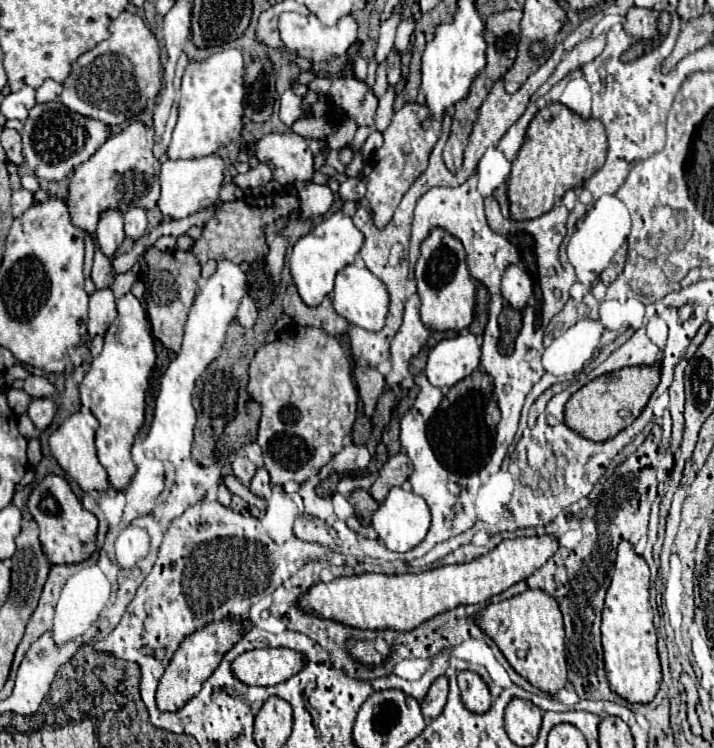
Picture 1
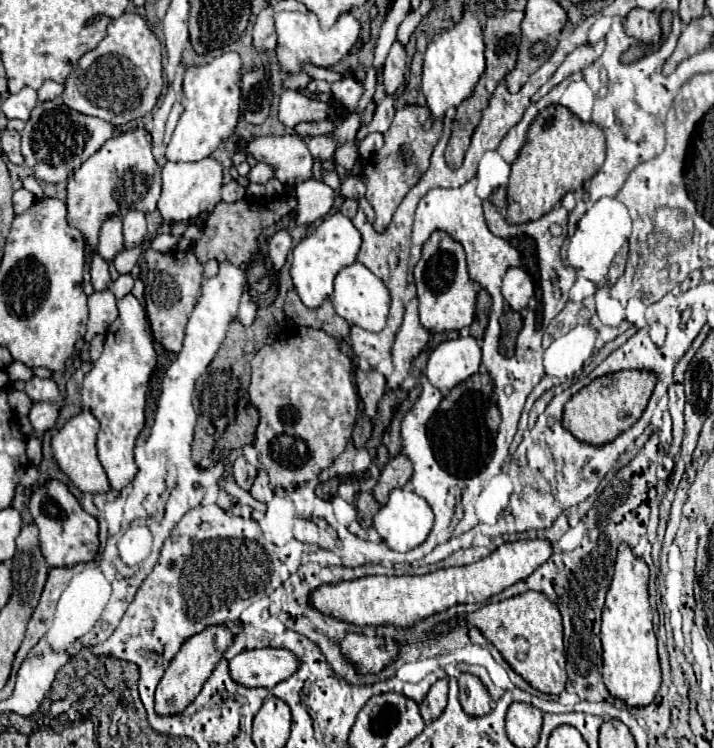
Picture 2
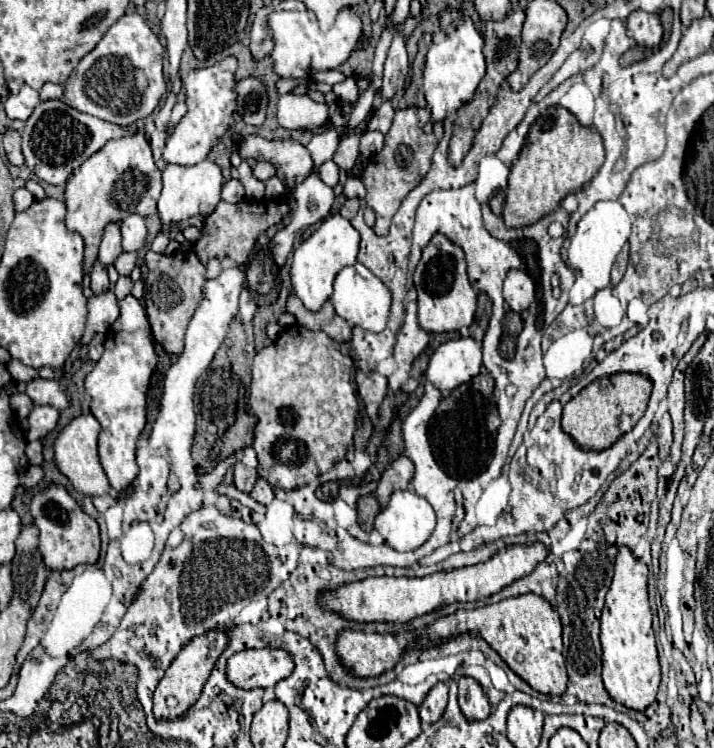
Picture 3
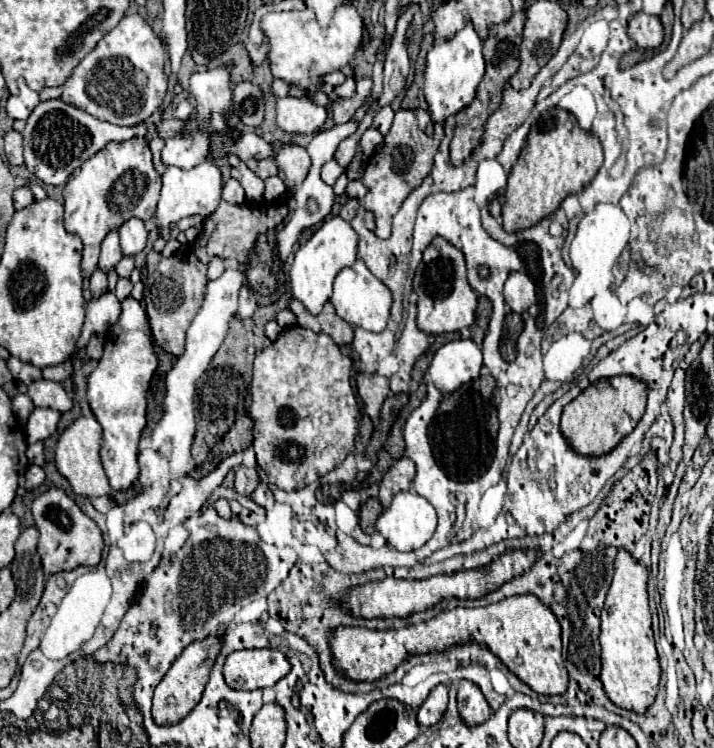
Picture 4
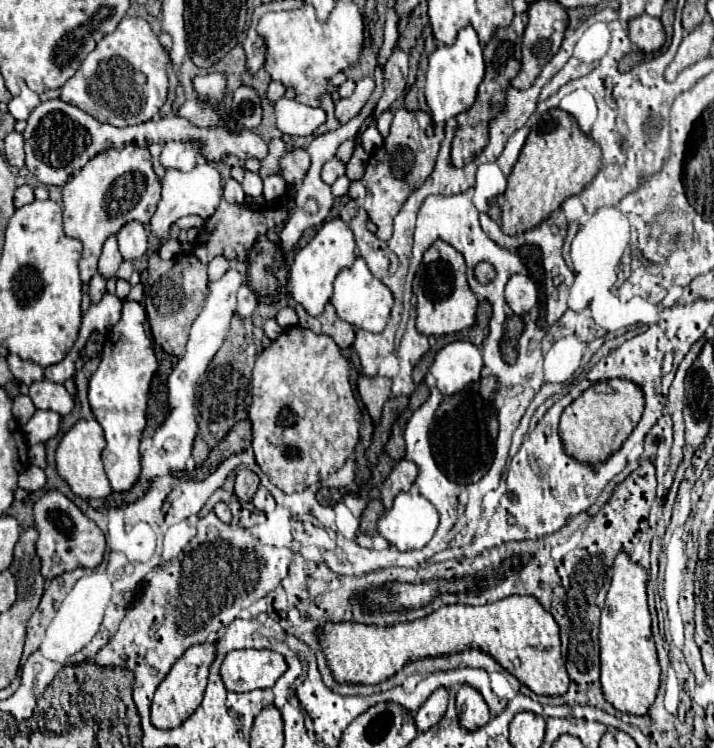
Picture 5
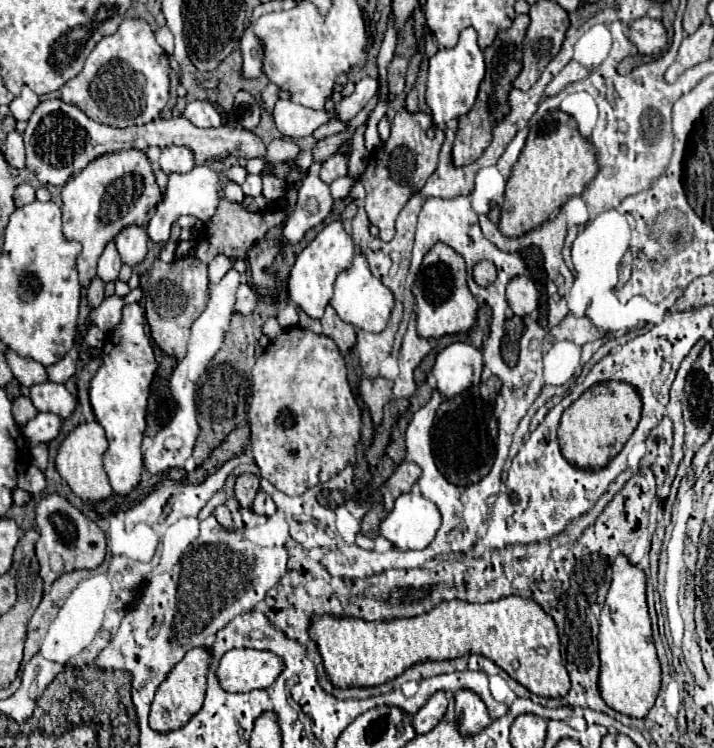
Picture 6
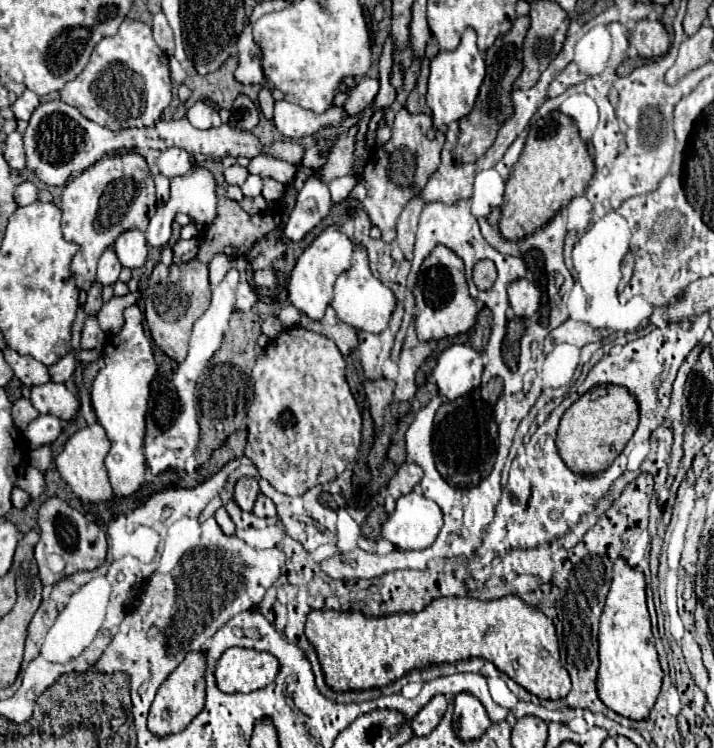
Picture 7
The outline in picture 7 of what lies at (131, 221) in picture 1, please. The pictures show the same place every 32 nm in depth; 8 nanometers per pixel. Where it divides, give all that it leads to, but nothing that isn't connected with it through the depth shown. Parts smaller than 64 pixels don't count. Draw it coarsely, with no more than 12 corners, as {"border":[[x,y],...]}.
{"border":[[144,232],[122,234],[114,252],[122,266],[142,268],[146,262]]}

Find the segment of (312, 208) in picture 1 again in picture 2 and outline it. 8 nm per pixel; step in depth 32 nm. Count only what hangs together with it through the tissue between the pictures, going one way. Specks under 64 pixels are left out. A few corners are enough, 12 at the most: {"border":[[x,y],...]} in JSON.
{"border":[[316,178],[296,186],[294,226],[332,208],[334,190]]}

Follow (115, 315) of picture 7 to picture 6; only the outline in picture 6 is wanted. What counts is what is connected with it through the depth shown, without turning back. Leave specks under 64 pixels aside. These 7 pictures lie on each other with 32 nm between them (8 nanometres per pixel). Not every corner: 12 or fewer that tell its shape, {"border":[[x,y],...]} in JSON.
{"border":[[136,290],[128,296],[110,296],[96,310],[88,322],[108,334],[122,322],[122,308],[139,302],[143,294]]}

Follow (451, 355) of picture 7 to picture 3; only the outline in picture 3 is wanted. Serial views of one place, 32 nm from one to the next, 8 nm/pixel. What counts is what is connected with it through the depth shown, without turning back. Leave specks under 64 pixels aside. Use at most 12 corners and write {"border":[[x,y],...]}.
{"border":[[472,338],[444,342],[426,378],[450,394],[478,376],[482,350]]}

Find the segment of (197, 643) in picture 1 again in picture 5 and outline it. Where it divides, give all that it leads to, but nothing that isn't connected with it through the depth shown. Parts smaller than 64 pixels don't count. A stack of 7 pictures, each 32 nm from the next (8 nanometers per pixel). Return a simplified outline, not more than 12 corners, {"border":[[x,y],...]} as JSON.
{"border":[[214,644],[192,646],[156,688],[150,722],[178,728],[200,706]]}

